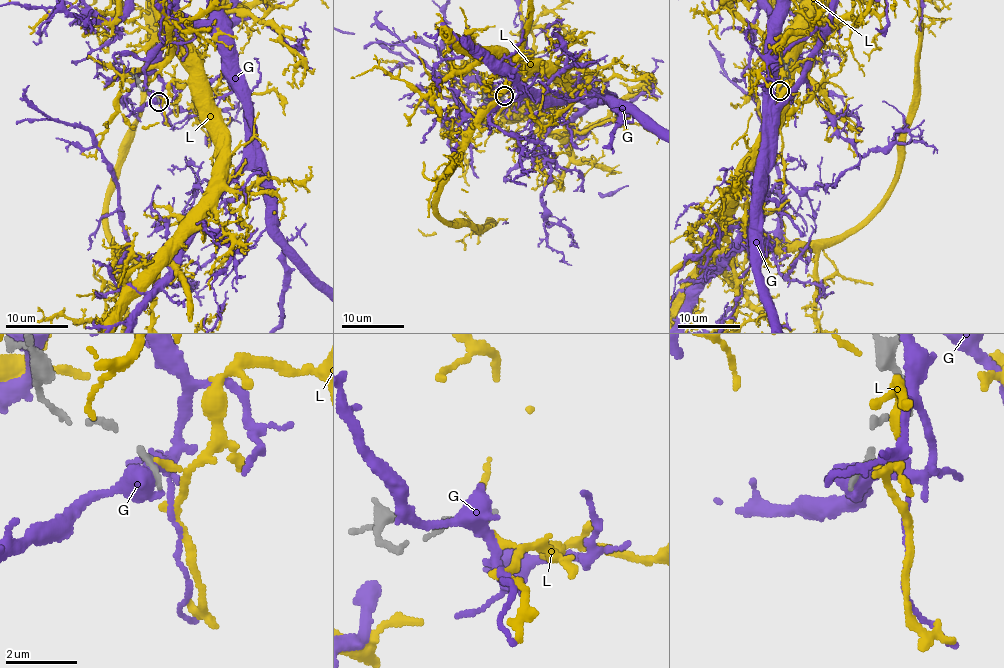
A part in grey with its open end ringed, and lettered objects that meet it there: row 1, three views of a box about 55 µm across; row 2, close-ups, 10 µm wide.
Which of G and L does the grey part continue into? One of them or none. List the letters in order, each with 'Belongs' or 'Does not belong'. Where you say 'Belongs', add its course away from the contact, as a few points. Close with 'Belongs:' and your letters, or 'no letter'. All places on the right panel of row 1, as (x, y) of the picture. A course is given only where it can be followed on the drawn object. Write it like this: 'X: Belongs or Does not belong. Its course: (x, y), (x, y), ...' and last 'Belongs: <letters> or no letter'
G: Does not belong
L: Does not belong
Belongs: no letter

